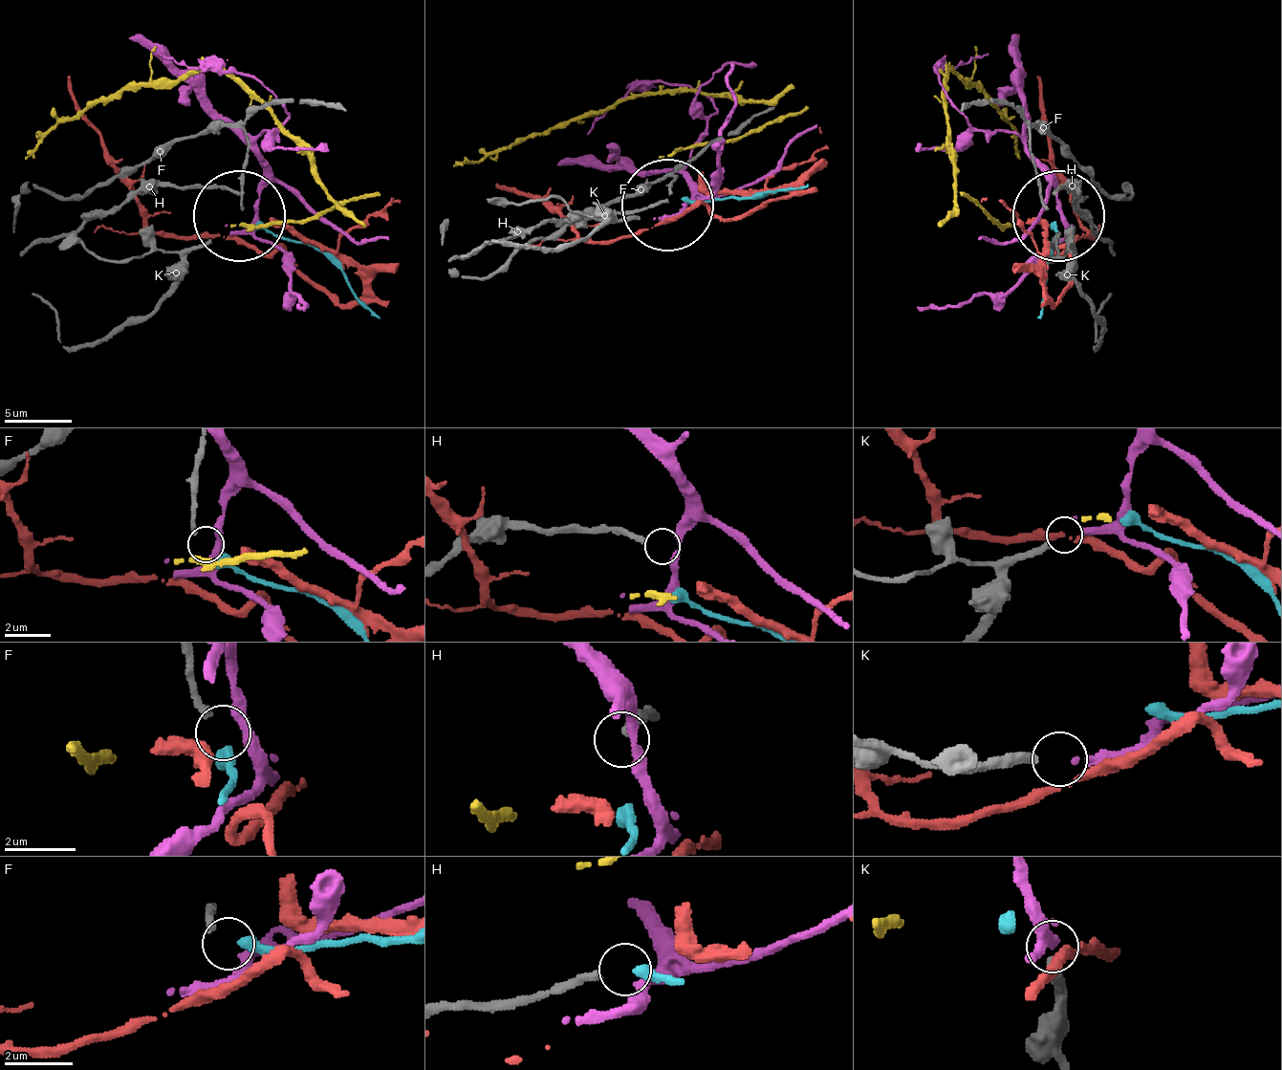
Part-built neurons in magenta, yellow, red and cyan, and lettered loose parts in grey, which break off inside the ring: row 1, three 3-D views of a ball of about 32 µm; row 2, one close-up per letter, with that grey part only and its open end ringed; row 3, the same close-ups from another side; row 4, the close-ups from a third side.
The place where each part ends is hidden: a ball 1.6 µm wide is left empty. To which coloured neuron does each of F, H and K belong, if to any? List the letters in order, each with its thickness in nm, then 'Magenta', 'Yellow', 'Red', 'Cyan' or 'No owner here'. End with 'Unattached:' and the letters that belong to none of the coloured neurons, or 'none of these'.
F: Thickness 200 nm. Cyan
H: Thickness 240 nm. No owner here
K: Thickness 320 nm. Magenta
Unattached: H

